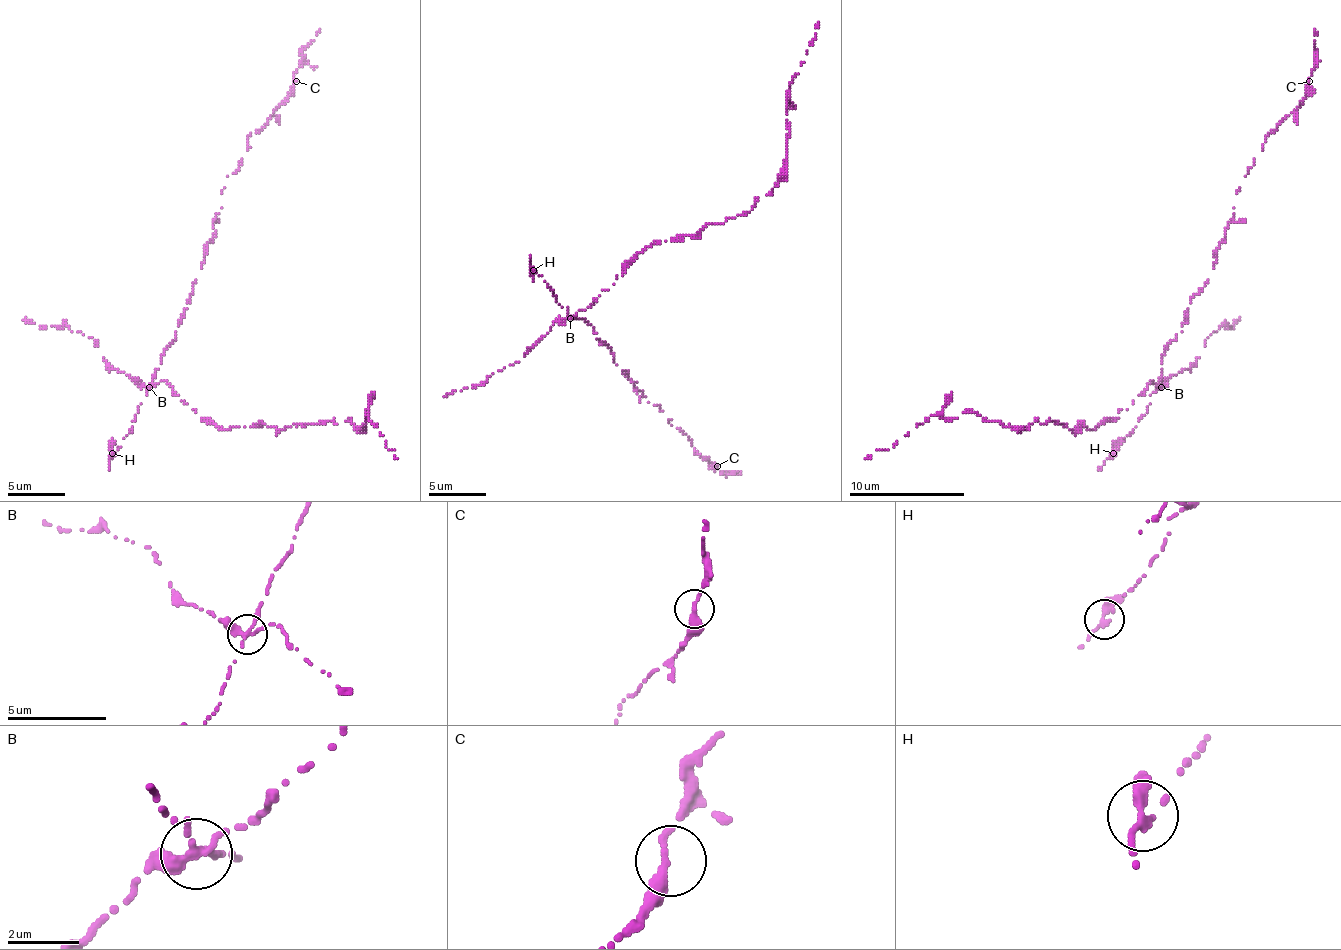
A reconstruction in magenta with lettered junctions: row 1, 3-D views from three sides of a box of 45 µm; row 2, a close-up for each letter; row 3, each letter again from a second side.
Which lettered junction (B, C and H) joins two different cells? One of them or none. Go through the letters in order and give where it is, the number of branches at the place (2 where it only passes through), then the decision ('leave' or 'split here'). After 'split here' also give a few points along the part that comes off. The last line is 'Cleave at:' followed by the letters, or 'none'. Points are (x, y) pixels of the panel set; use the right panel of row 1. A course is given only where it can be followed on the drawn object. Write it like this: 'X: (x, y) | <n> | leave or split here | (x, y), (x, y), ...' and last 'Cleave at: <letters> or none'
B: (1161, 387) | 2 | split here | (1162, 386), (1153, 381), (1118, 418), (1090, 430), (931, 415), (865, 458)
C: (1309, 81) | 2 | leave
H: (1113, 453) | 2 | leave
Cleave at: B

